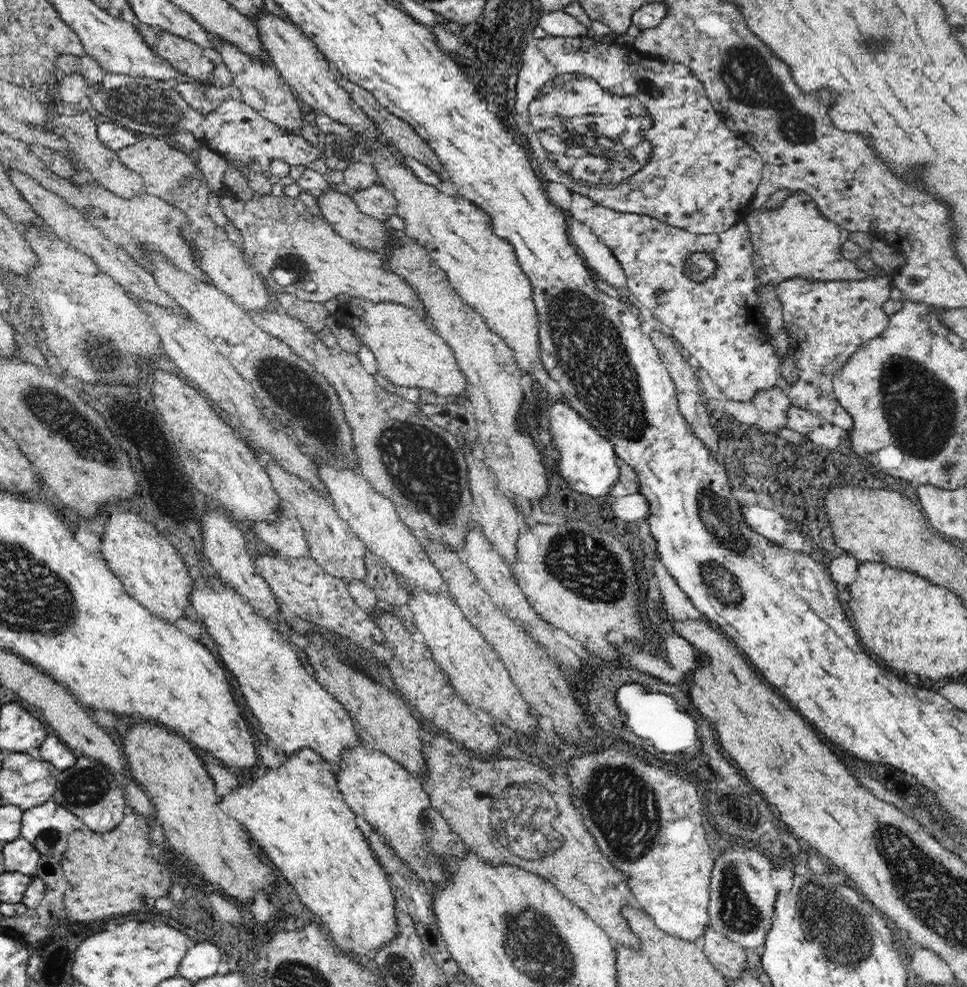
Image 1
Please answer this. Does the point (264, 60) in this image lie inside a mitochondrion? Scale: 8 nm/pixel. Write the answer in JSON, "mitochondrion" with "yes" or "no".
{"mitochondrion":"no"}

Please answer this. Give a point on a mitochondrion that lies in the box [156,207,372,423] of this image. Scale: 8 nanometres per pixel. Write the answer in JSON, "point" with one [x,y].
{"point":[287,266]}

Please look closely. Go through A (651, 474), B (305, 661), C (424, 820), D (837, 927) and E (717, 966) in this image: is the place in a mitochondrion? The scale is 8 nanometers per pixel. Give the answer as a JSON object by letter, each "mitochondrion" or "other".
{"A":"other","B":"other","C":"mitochondrion","D":"mitochondrion","E":"other"}

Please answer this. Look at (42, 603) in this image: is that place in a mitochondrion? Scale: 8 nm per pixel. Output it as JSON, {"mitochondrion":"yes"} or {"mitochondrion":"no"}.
{"mitochondrion":"yes"}

